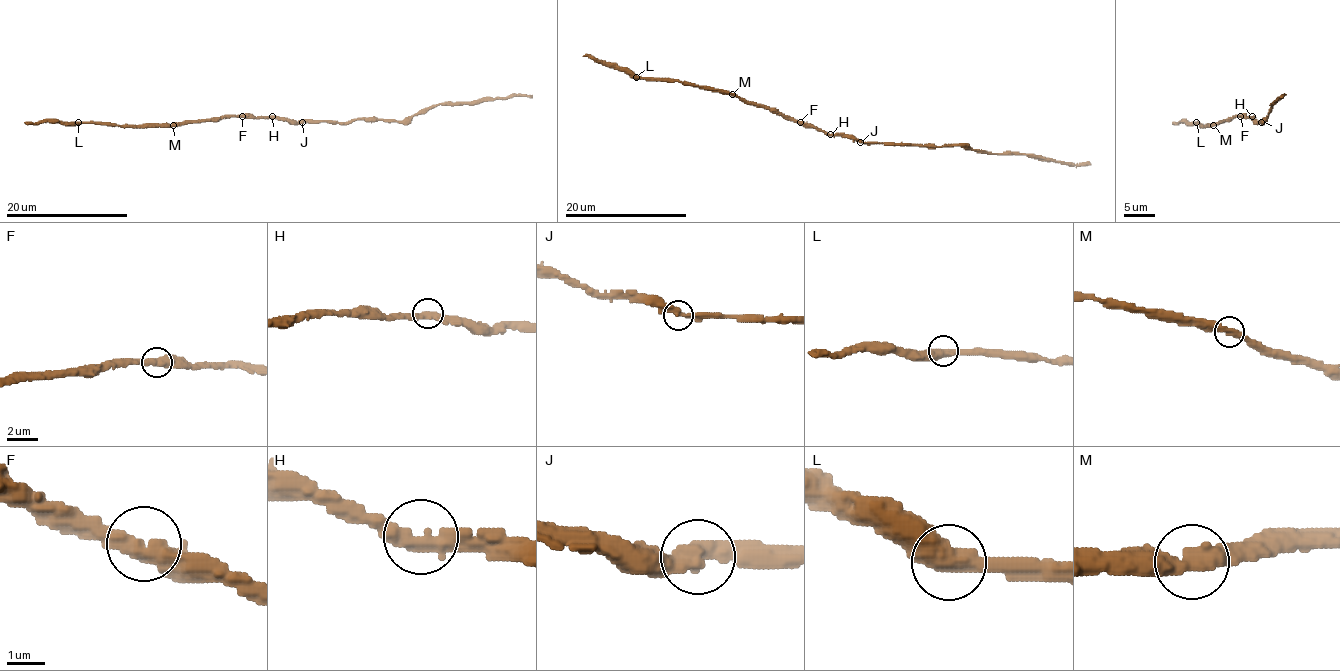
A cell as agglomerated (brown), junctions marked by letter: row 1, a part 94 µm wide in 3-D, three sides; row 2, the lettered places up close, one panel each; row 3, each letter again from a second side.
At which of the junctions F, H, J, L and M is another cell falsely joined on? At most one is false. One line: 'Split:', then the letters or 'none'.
Split: none

